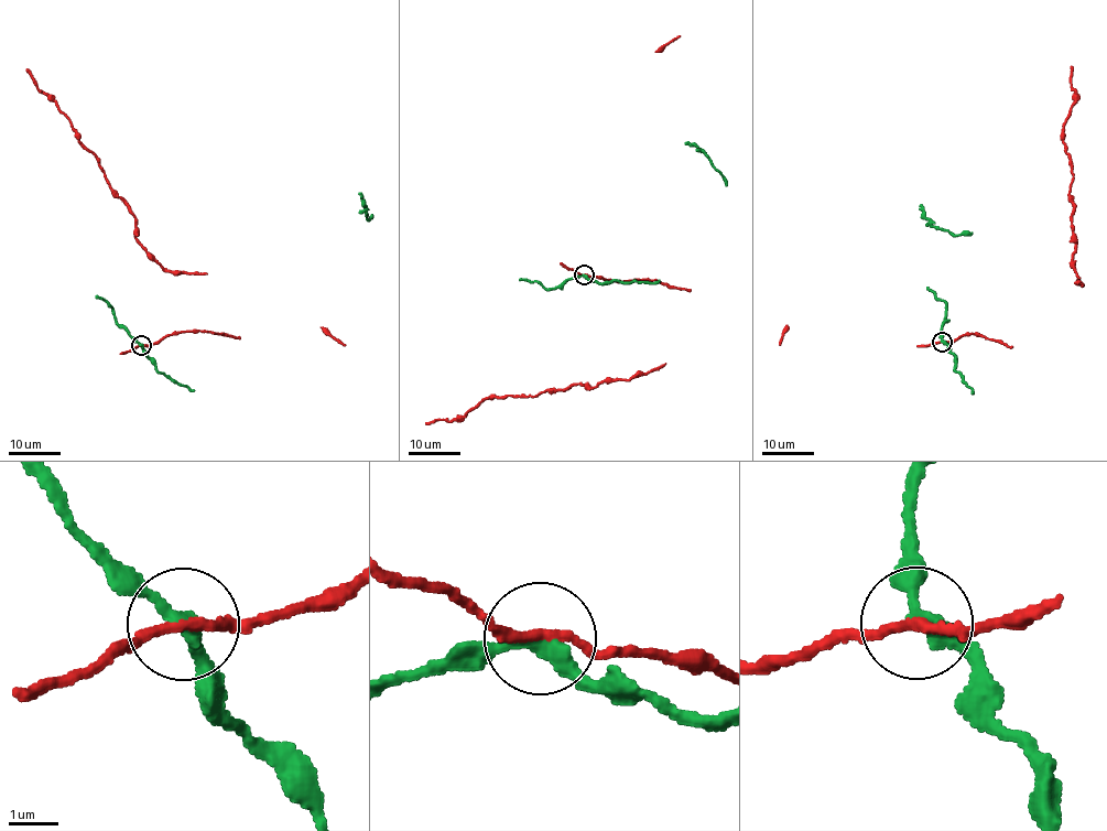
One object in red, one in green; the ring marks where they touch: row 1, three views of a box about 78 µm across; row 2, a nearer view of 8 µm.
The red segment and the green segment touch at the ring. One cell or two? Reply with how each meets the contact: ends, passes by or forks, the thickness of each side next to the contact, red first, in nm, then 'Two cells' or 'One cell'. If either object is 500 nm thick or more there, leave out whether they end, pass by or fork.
At the ring red passes by. At the ring green passes by. Thickness 190 nm (red) against 300 nm. Two cells

